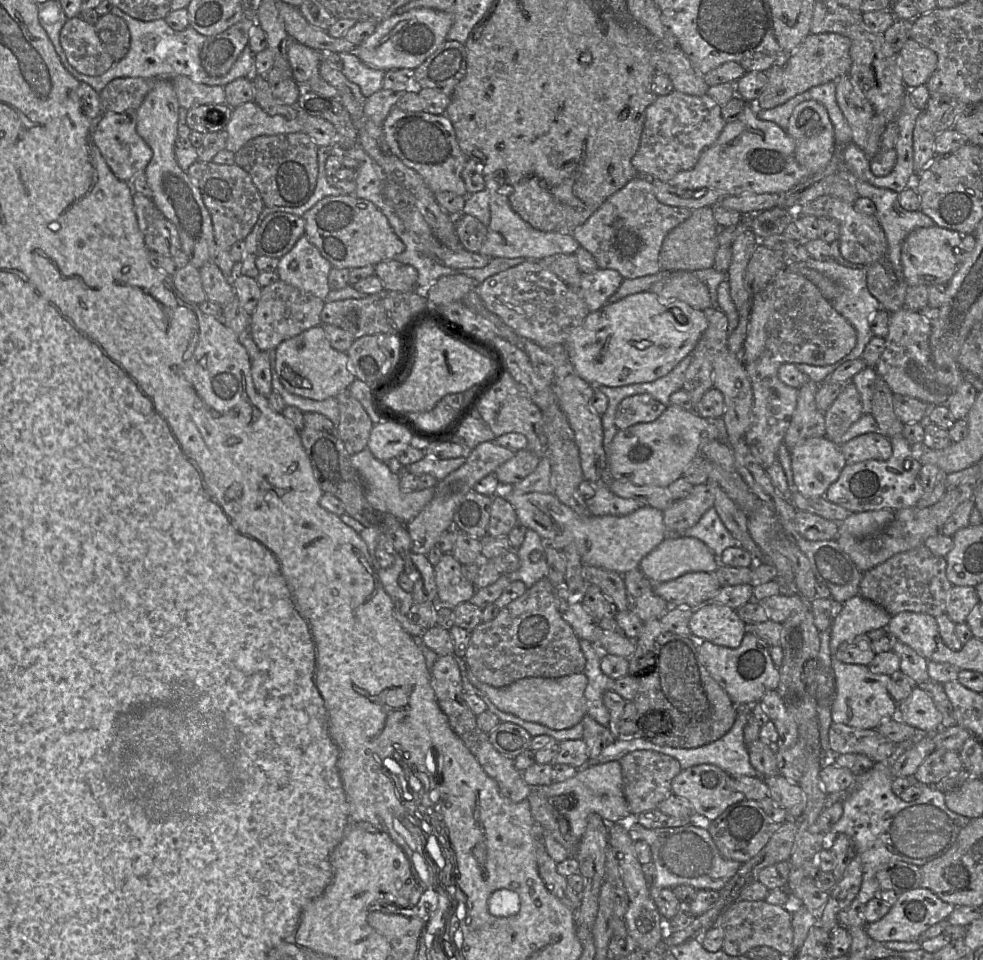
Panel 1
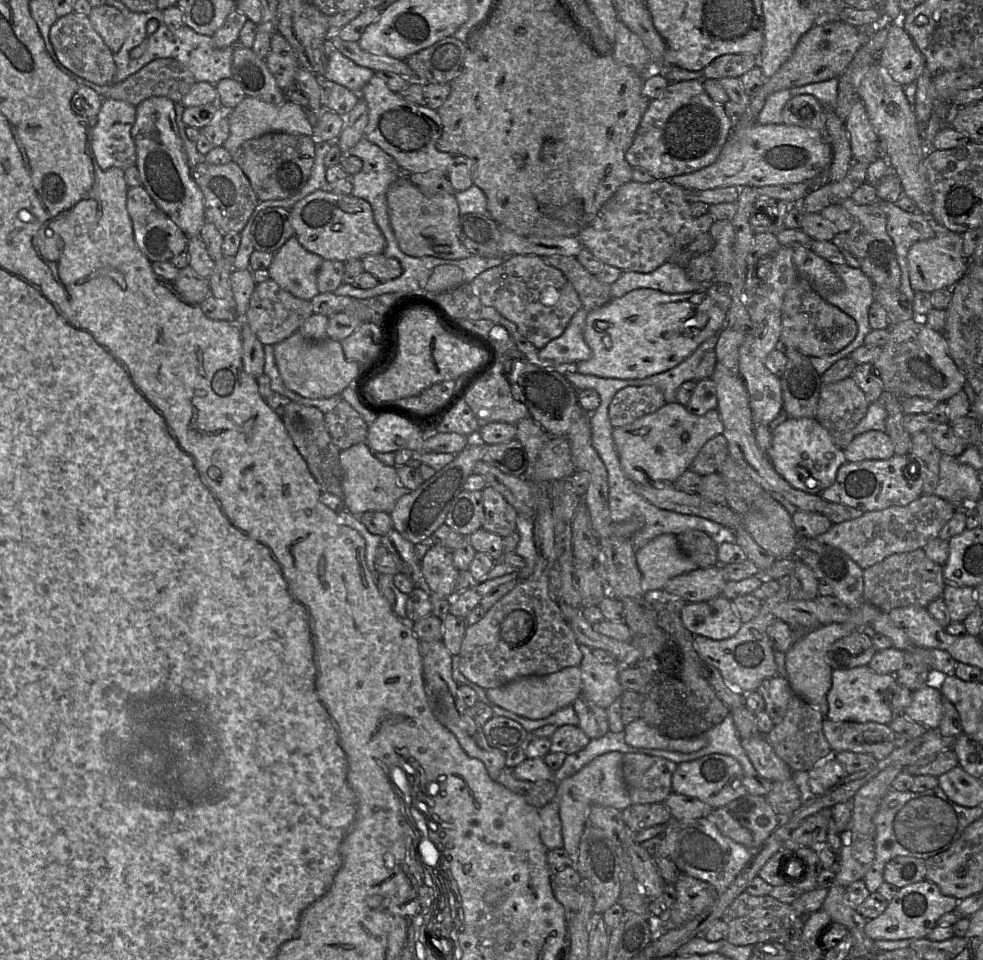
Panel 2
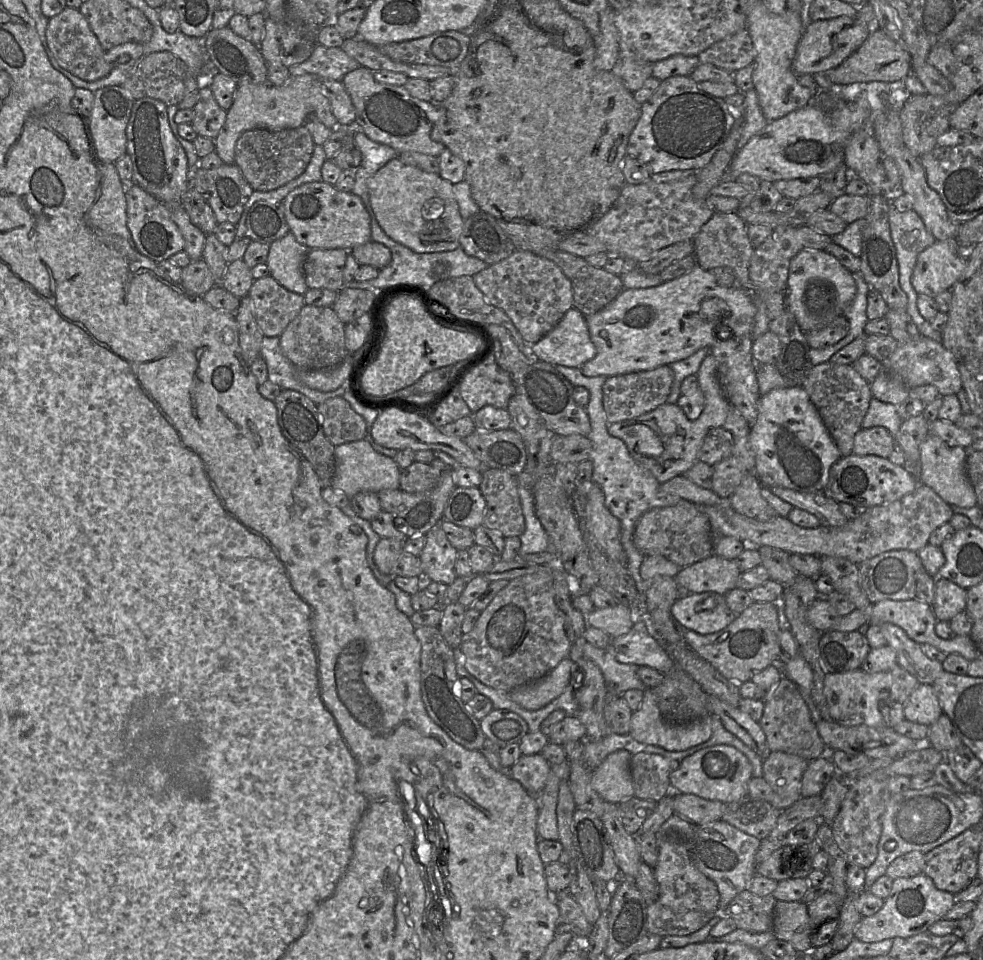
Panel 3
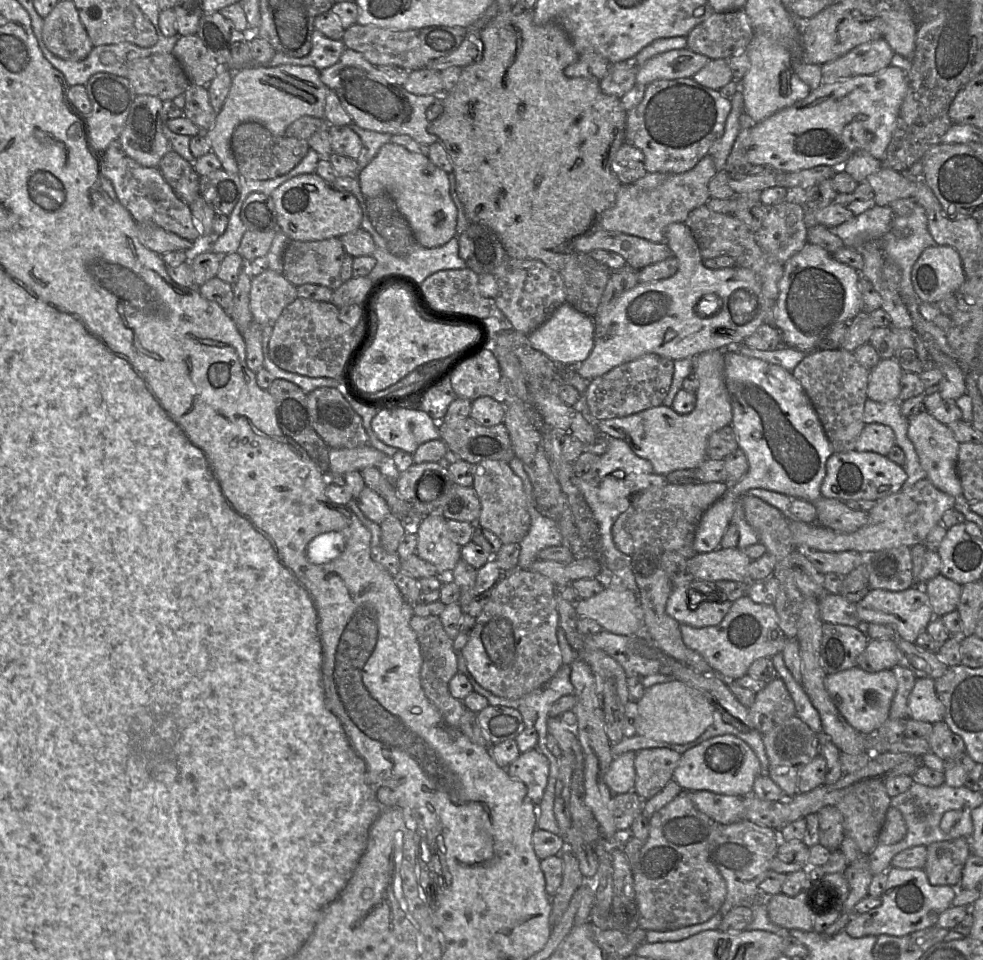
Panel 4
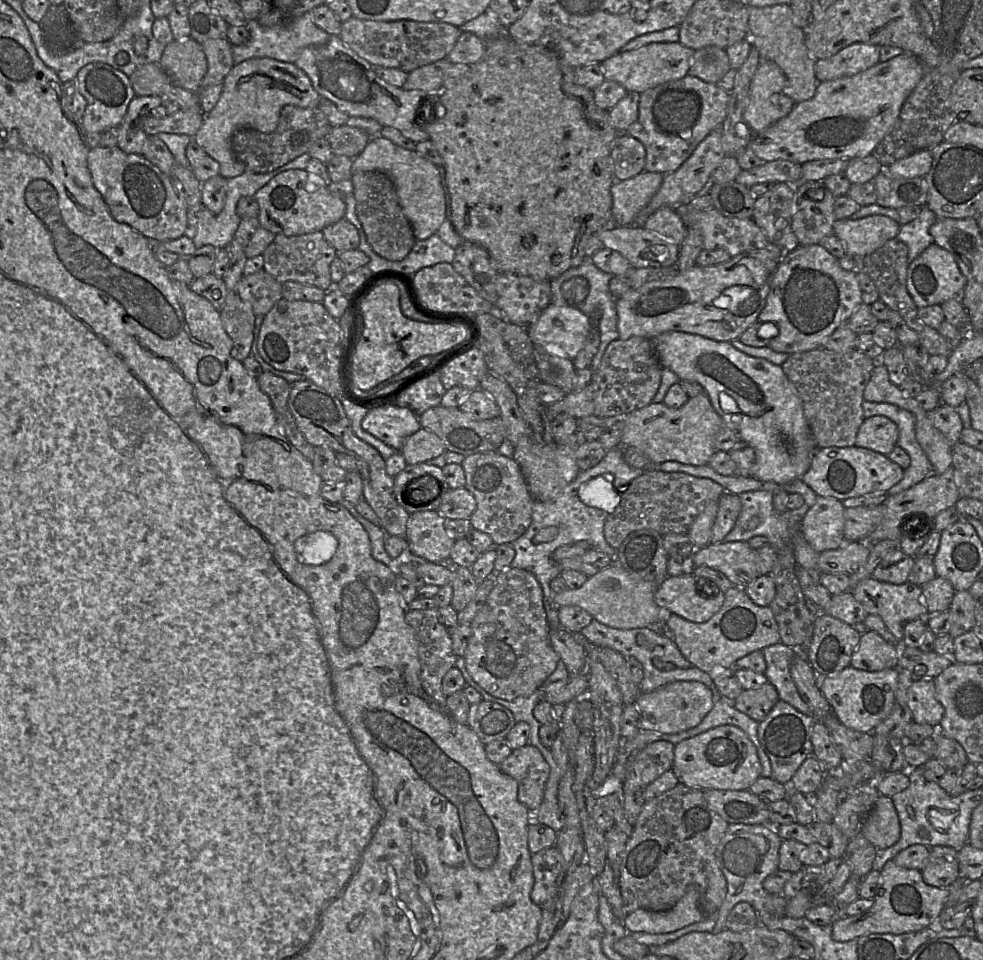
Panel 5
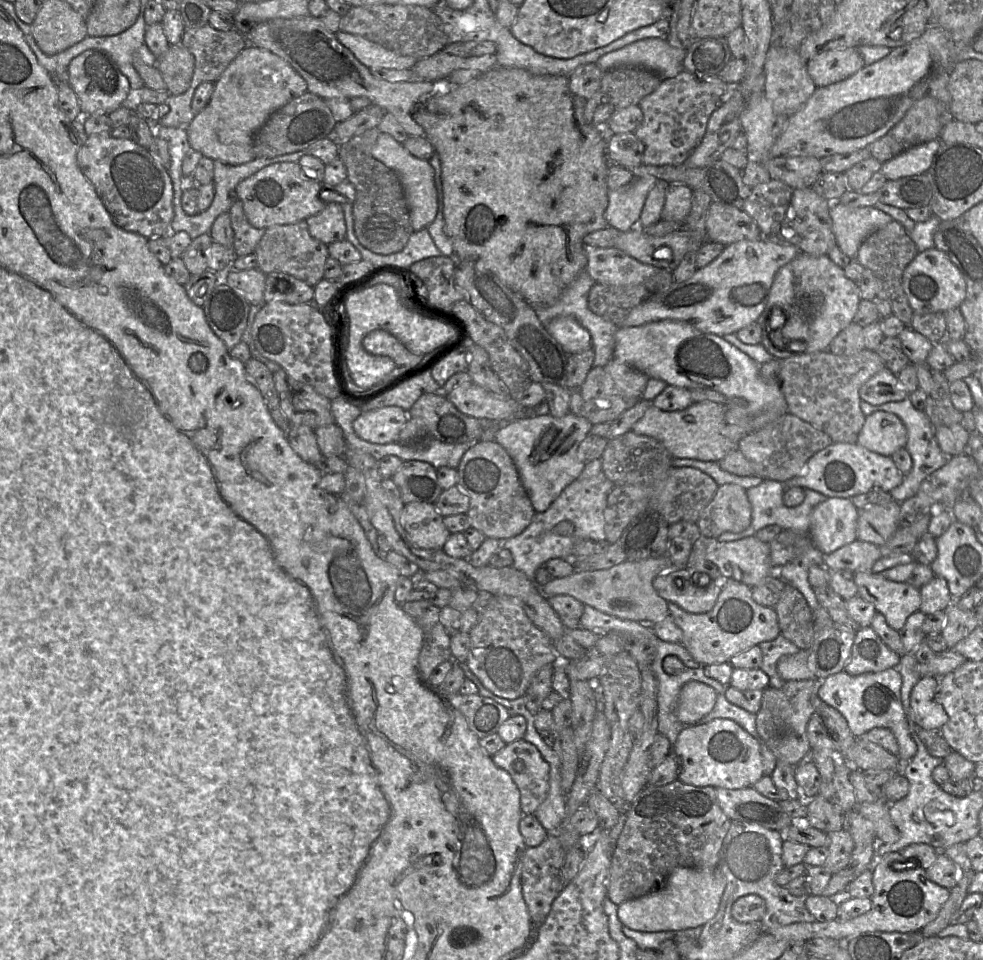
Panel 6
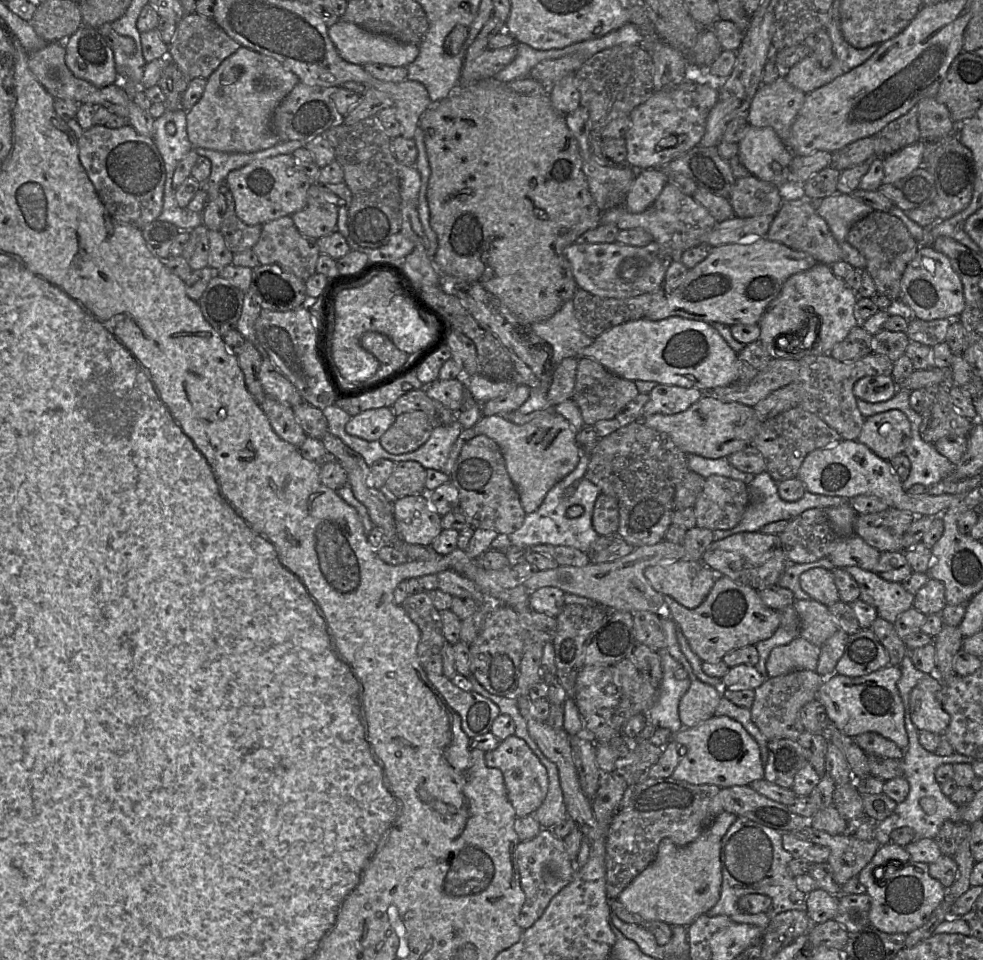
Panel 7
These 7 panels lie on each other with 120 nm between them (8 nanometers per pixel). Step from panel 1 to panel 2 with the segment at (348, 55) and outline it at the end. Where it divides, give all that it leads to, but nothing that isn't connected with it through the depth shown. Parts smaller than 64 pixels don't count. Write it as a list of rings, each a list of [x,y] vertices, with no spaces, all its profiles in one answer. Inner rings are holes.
[[[338,50],[328,56],[327,70],[324,79],[340,84],[354,93],[361,89],[374,76],[374,71],[357,65]]]

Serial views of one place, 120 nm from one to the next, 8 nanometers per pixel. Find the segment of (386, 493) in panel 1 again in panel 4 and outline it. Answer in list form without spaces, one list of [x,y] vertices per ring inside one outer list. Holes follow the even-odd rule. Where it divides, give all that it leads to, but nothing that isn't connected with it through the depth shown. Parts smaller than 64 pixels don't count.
[[[371,445],[352,449],[331,448],[329,451],[329,471],[327,475],[344,475],[348,472],[360,472],[368,467],[378,468],[383,475],[393,481],[400,474],[395,468],[392,458]]]

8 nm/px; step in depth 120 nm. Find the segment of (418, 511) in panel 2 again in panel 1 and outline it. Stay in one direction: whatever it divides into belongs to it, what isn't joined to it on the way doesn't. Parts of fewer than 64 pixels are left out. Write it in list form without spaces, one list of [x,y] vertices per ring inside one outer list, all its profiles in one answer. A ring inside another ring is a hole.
[[[487,441],[470,451],[465,463],[451,472],[434,487],[434,496],[425,508],[406,525],[411,538],[411,551],[427,555],[440,535],[453,528],[453,516],[462,498],[484,477],[495,473],[497,468],[514,456],[515,452]]]

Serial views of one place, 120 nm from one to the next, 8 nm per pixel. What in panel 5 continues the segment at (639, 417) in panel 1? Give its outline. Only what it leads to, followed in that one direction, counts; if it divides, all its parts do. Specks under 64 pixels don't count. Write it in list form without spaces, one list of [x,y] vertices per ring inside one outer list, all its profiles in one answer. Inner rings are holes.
[[[635,336],[626,340],[613,341],[592,376],[595,401],[593,415],[612,417],[646,407],[653,402],[659,389],[662,371],[663,367],[654,351],[651,339]]]

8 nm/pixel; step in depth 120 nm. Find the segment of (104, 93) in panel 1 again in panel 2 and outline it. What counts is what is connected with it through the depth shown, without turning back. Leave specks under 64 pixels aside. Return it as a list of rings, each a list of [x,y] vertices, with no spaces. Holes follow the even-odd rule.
[[[159,58],[149,62],[124,81],[113,85],[103,98],[121,100],[135,107],[154,96],[168,98],[176,104],[181,102],[195,83],[192,73],[181,62],[173,58]]]

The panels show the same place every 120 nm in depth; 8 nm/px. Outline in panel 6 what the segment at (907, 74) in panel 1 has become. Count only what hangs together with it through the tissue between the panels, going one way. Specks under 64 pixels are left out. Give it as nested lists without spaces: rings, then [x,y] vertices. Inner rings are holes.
[[[854,47],[829,50],[806,62],[807,72],[816,87],[842,81],[864,66],[862,56]]]

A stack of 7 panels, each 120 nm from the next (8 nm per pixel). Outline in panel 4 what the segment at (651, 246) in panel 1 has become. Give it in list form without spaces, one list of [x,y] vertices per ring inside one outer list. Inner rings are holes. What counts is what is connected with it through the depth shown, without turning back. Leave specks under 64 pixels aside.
[[[707,154],[692,169],[683,173],[669,175],[663,183],[654,189],[643,190],[633,183],[622,184],[617,193],[616,202],[602,213],[597,222],[597,228],[638,236],[655,243],[664,242],[665,229],[669,224],[685,222],[691,211],[706,205],[707,201],[711,198],[708,185],[716,172],[713,158],[710,154]]]

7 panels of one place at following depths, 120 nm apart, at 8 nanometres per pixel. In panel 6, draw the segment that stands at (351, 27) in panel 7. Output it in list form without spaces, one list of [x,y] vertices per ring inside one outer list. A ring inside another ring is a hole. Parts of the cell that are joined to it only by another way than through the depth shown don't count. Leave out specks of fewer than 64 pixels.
[[[338,31],[337,39],[369,69],[412,69],[419,61],[412,56],[400,55],[362,36]]]

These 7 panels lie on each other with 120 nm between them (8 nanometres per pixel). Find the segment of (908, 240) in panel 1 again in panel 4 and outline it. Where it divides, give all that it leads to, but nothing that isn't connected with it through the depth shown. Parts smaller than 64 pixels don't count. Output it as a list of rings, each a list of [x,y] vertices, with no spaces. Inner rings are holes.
[[[950,246],[926,248],[912,268],[911,281],[920,302],[938,303],[965,281],[962,260]]]

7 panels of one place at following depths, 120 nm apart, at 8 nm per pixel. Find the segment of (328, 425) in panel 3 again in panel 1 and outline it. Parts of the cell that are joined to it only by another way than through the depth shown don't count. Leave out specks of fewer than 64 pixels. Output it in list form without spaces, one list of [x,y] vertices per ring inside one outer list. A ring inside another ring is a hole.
[[[349,389],[336,396],[339,407],[338,434],[350,455],[367,448],[374,426],[363,405],[354,398]]]

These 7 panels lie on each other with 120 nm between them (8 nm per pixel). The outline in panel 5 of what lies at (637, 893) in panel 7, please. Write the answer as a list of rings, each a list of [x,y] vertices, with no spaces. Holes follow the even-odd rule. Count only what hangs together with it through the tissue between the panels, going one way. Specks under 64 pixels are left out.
[[[688,886],[683,897],[669,910],[649,911],[637,909],[623,918],[628,933],[670,933],[703,920],[706,915],[699,906],[699,891]]]

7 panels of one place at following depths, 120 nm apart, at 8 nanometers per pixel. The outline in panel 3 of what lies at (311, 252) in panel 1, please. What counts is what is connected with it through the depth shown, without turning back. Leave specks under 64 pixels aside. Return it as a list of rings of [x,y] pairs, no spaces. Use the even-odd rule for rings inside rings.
[[[291,232],[274,241],[266,262],[269,275],[287,290],[304,296],[309,288],[303,265],[309,250],[298,243]]]

